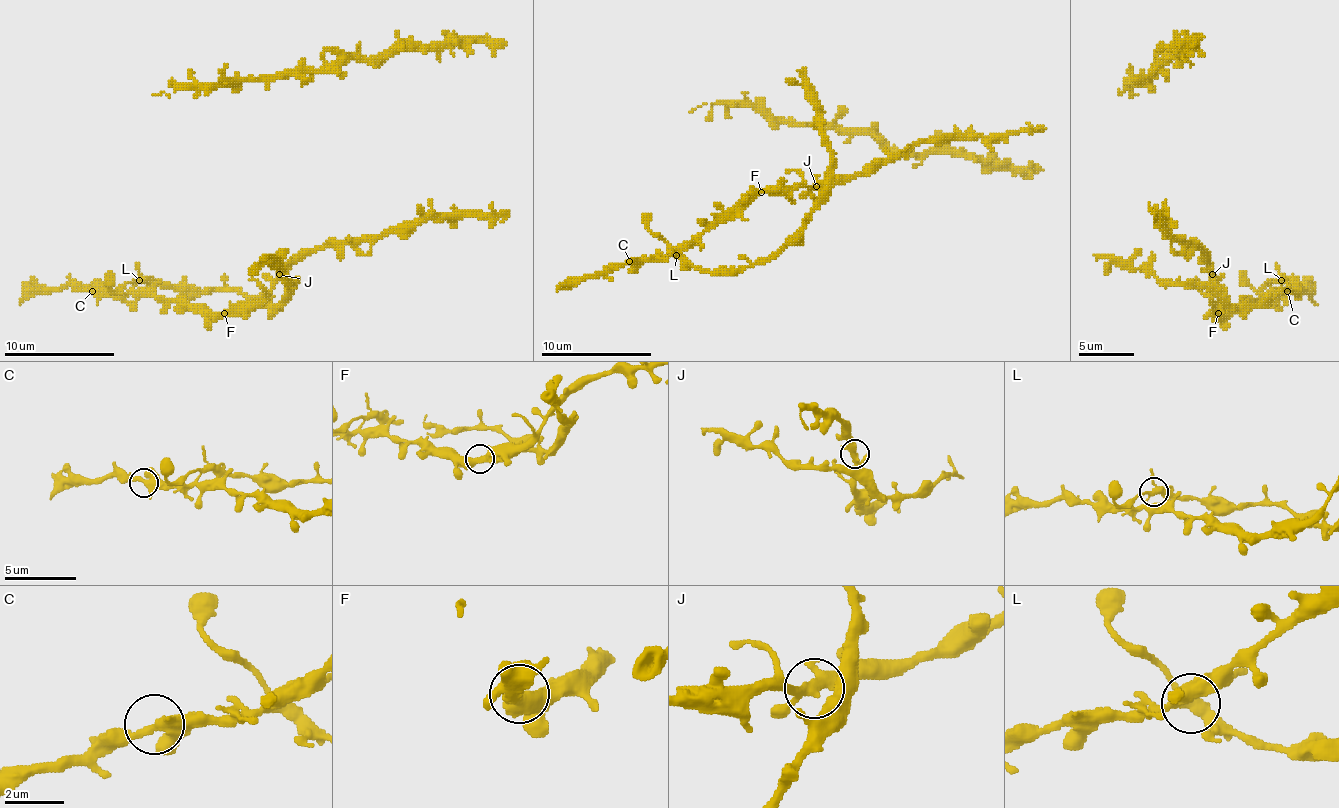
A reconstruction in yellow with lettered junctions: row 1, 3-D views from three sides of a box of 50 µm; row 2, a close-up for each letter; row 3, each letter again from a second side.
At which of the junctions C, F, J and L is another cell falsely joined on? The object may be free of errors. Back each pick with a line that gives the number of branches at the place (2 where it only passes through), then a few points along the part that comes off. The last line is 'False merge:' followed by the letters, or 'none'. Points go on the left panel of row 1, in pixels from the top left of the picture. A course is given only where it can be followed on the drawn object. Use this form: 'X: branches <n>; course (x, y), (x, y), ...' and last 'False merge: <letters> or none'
False merge: none

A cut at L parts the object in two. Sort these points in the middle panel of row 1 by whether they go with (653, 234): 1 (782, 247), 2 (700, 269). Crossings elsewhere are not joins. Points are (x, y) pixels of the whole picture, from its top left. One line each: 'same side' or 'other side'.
1: other side
2: same side

